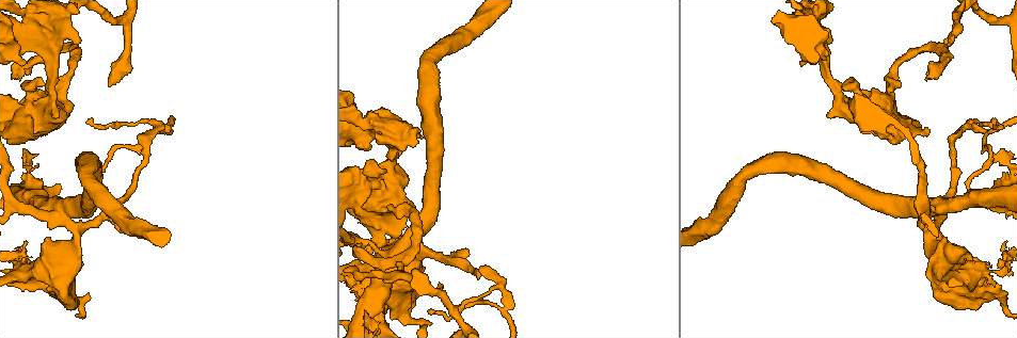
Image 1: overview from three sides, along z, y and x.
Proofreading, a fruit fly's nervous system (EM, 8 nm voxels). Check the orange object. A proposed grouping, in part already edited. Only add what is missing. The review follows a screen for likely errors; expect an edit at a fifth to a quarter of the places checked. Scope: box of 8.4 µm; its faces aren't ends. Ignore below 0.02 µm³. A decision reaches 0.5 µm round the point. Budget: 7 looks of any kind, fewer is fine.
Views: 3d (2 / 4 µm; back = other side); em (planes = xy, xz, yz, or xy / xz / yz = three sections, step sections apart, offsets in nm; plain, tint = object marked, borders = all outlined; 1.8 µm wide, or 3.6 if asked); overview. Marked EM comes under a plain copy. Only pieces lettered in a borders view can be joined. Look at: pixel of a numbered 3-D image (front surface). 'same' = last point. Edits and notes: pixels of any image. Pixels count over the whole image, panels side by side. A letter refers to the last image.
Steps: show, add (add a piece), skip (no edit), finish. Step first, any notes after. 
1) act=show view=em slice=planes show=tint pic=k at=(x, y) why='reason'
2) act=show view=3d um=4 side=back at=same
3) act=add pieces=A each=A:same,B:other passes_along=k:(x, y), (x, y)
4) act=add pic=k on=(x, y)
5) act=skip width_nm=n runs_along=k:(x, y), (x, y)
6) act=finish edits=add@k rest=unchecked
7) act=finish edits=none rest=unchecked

act=show view=em slice=yz step=8 show=tint pic=1 at=(56, 214) why='looks like a crossing'

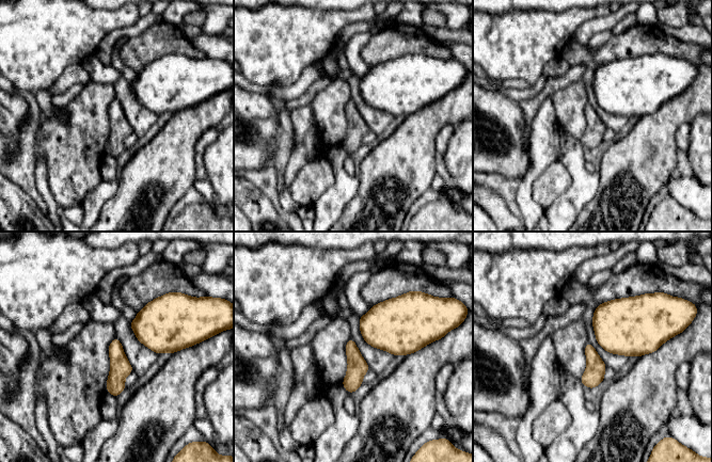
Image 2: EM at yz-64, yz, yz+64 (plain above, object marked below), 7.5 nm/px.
act=show view=em slice=planes show=borders at=same why='cut it another way'

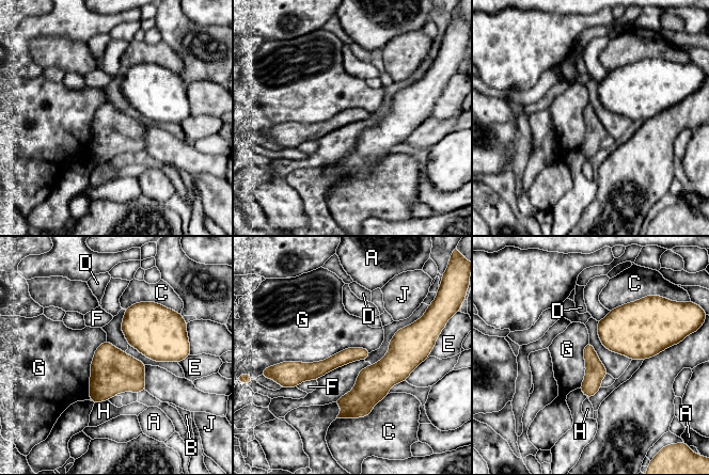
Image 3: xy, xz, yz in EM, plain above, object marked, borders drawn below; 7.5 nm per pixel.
act=skip longest_contact=G:700nm each=A:other,B:other,C:other,D:other,E:other,F:other,G:other,H:other,J:other runs_along=3:(366, 353), (321, 368), (289, 367) found='no lettered piece goes on from it'

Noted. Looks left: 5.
act=show view=em slice=xz step=8 show=tint pic=1 at=(1000, 272) why='sharp bend'

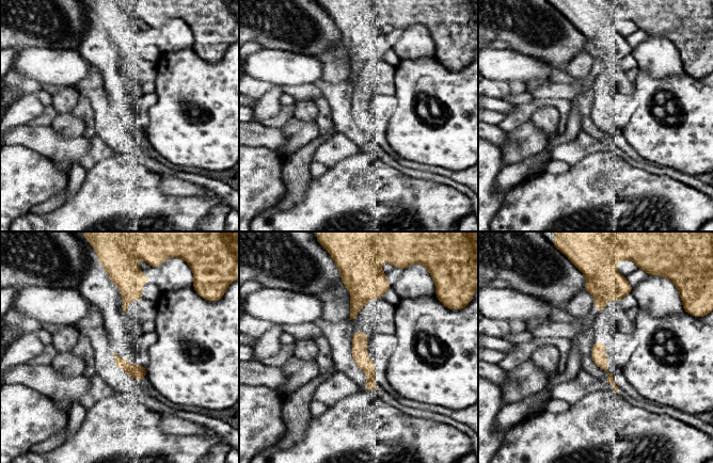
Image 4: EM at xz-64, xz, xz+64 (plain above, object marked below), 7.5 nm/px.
act=show view=em slice=planes show=borders at=same

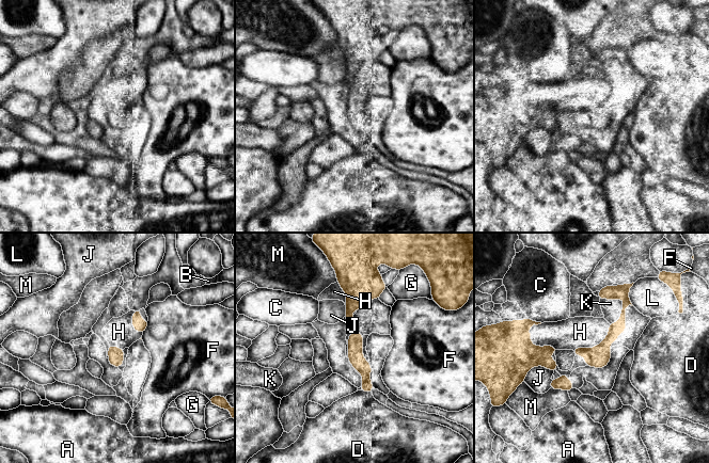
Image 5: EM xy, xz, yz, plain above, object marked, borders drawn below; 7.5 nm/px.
act=skip each=A:other,B:other,C:other,D:other,F:other,G:other,H:other,J:other,K:other,L:other,M:other runs_along=5:(610, 290), (625, 299), (621, 323), (591, 364) found='none of them fits'

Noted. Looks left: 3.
act=show view=em um=3.6 slice=planes show=borders pic=1 at=(36, 104) why='sudden change in width'

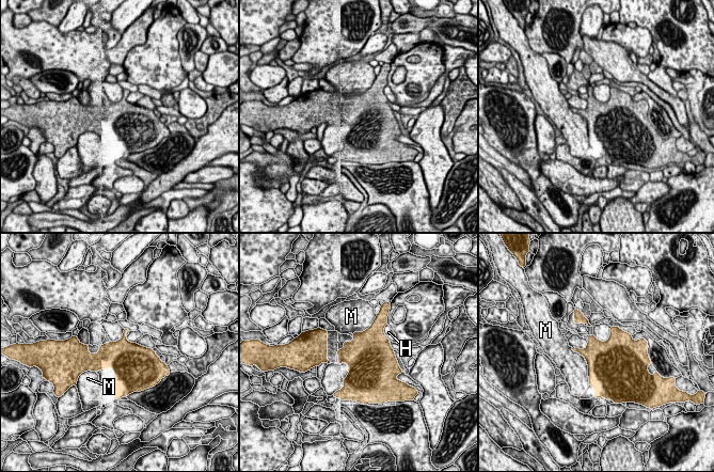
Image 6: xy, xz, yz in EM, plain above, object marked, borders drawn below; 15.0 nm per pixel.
act=skip width_nm=500 each=H:other,M:other border=6:(570, 347), (585, 359), (589, 383) found='none of them fits'

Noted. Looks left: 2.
act=finish edits=none rest=unchecked

